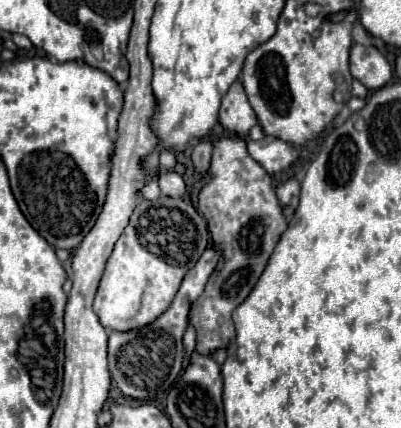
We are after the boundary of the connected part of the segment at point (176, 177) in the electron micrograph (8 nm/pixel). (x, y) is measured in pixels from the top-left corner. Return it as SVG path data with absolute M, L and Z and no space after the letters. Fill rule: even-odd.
M166 172L158 178L158 184L160 184L160 190L162 194L166 196L172 196L172 198L180 198L184 192L186 192L186 184L182 180L180 174L176 172Z

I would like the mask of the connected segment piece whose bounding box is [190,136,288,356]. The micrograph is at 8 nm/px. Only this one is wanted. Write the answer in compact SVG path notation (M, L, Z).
M220 138L214 144L210 174L210 182L198 194L198 208L208 222L212 248L220 254L220 262L190 314L190 324L198 332L196 350L204 356L216 348L226 348L234 340L232 312L258 282L266 258L270 258L288 222L272 188L272 176L248 156L244 138Z

